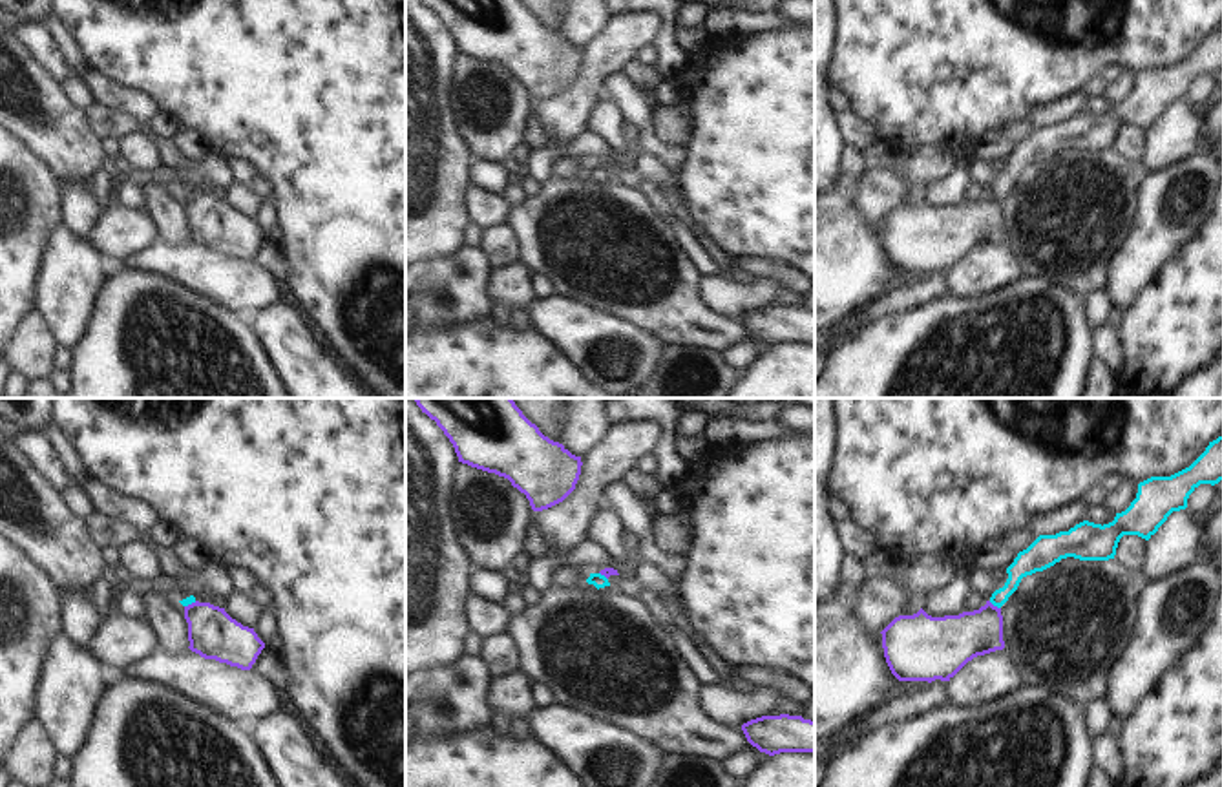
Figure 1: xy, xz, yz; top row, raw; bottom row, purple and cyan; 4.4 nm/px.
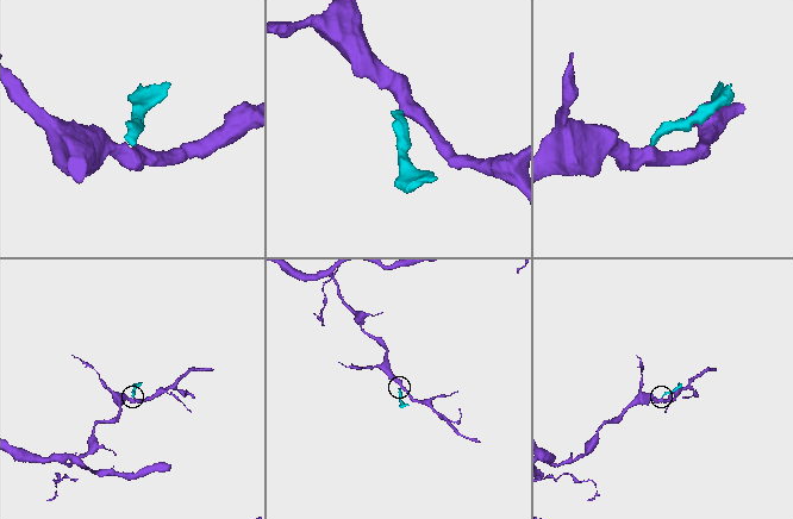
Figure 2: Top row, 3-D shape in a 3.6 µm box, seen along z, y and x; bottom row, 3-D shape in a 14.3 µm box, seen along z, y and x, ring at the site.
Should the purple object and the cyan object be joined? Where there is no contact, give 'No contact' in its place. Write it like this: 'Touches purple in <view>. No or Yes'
Touches purple in yz. No.

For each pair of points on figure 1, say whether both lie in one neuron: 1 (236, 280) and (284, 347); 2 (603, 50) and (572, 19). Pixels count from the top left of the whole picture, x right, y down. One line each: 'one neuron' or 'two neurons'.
1: two neurons
2: two neurons

